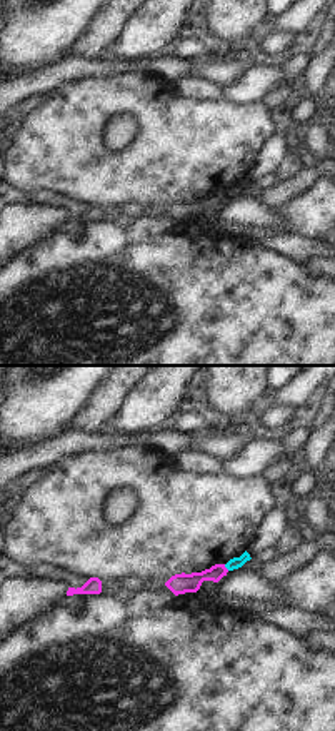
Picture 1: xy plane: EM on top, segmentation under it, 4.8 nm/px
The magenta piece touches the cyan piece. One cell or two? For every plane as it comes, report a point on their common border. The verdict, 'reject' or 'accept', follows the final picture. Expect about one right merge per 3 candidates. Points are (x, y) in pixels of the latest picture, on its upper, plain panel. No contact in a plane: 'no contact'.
(225, 194)

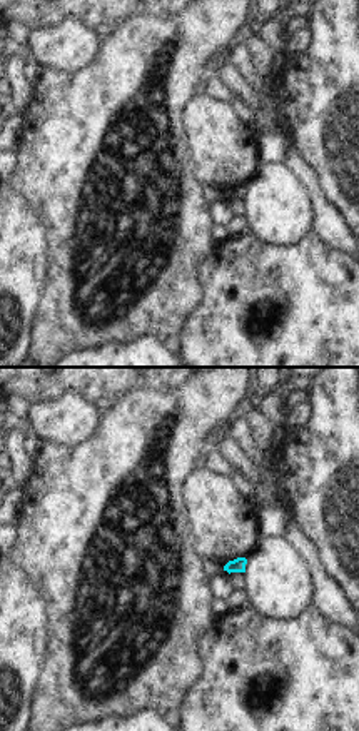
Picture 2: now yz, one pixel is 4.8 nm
no contact

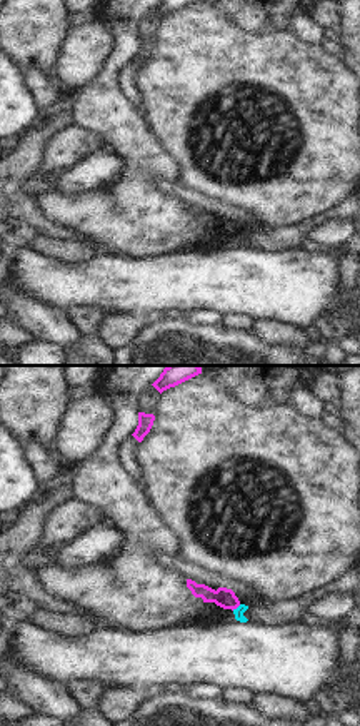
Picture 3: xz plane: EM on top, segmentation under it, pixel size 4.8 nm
(235, 234)

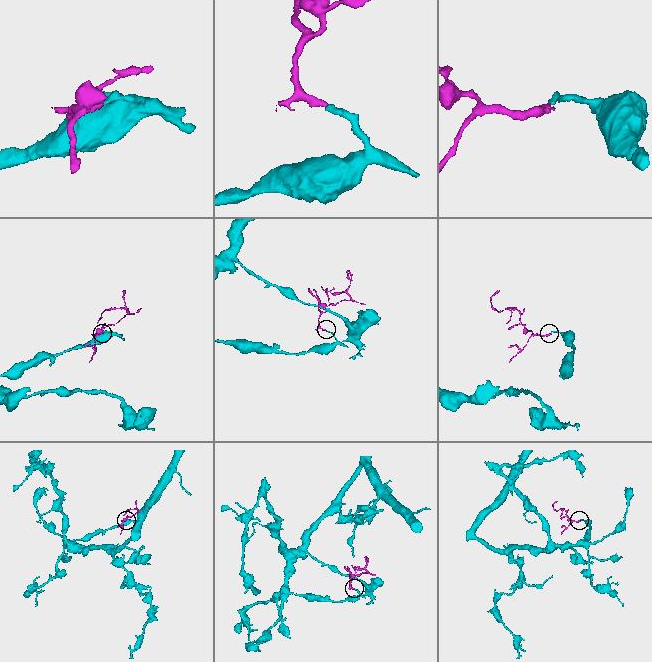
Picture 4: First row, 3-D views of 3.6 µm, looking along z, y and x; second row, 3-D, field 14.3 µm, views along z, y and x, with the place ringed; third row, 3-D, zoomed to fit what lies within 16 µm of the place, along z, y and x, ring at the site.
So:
reject

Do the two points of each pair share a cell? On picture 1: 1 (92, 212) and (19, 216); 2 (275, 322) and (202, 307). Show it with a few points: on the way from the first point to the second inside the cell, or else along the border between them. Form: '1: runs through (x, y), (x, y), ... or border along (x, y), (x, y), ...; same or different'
1: runs through (74, 217), (37, 217); same
2: runs through (257, 322), (225, 322), (220, 317); same

